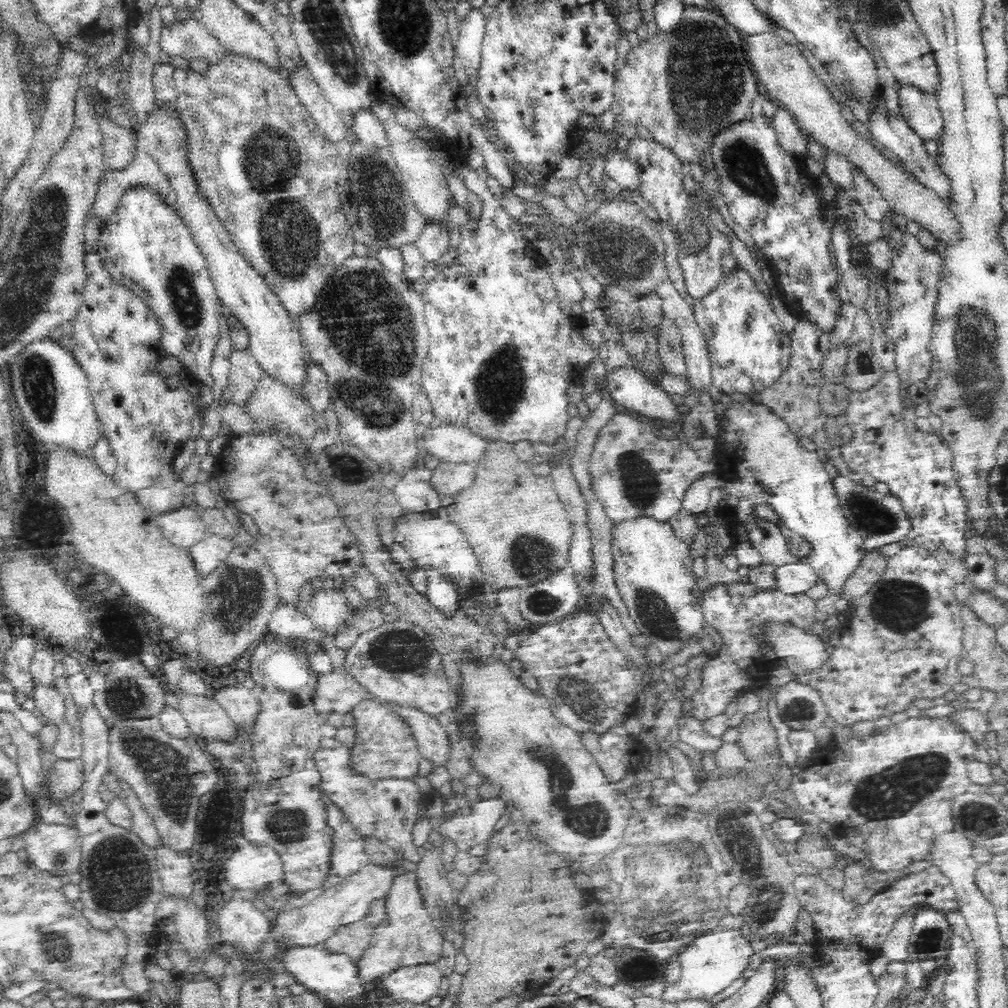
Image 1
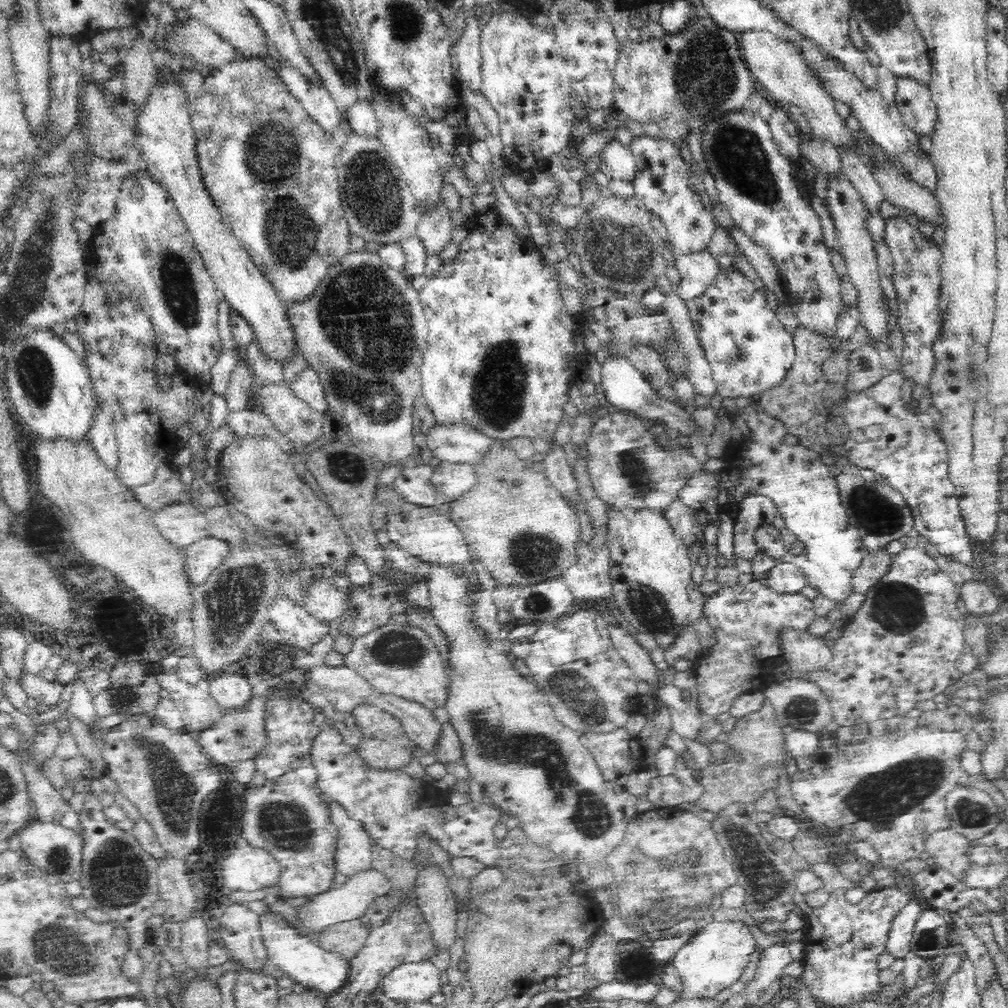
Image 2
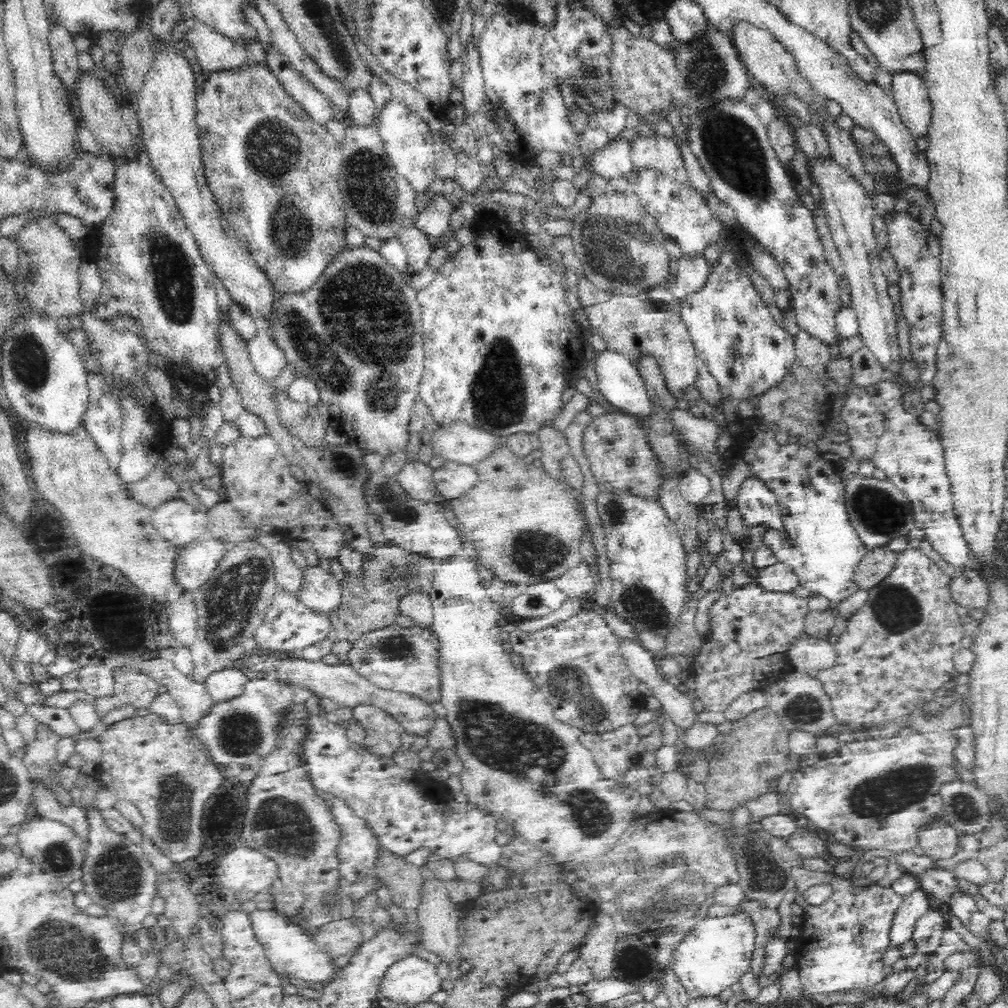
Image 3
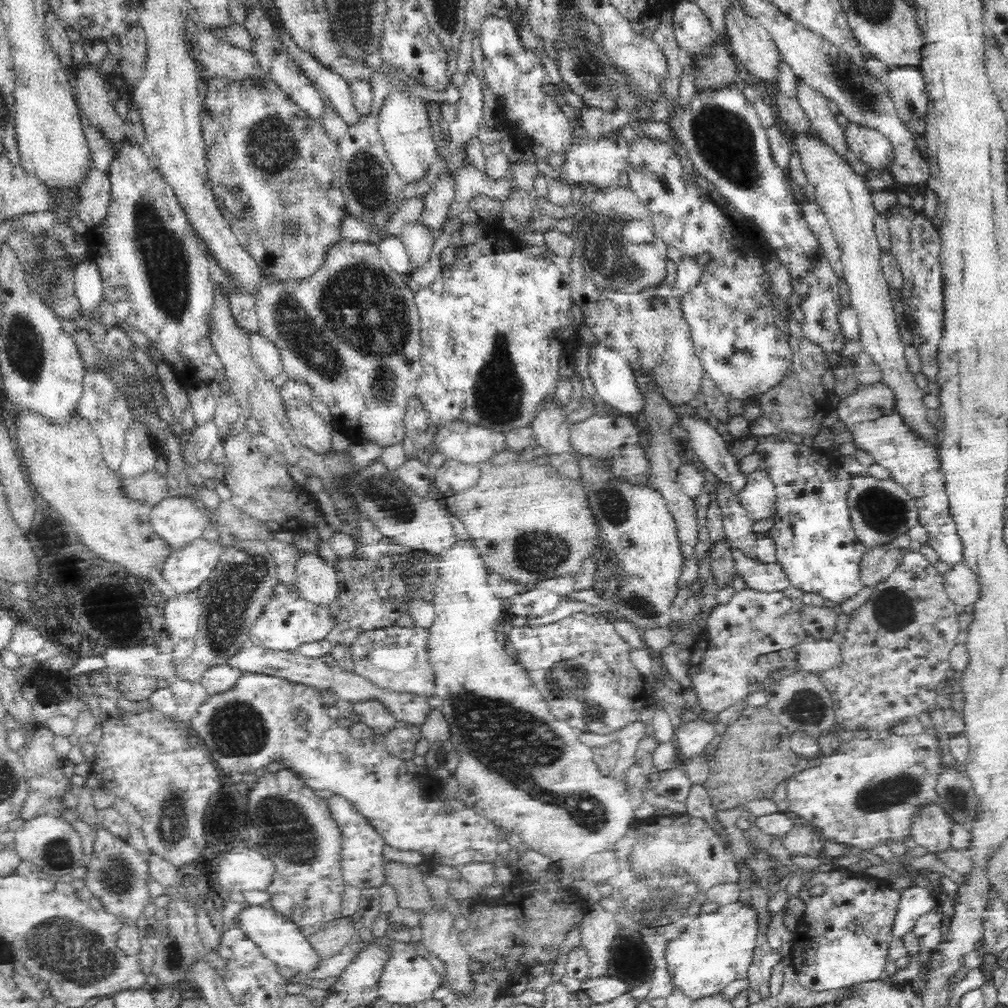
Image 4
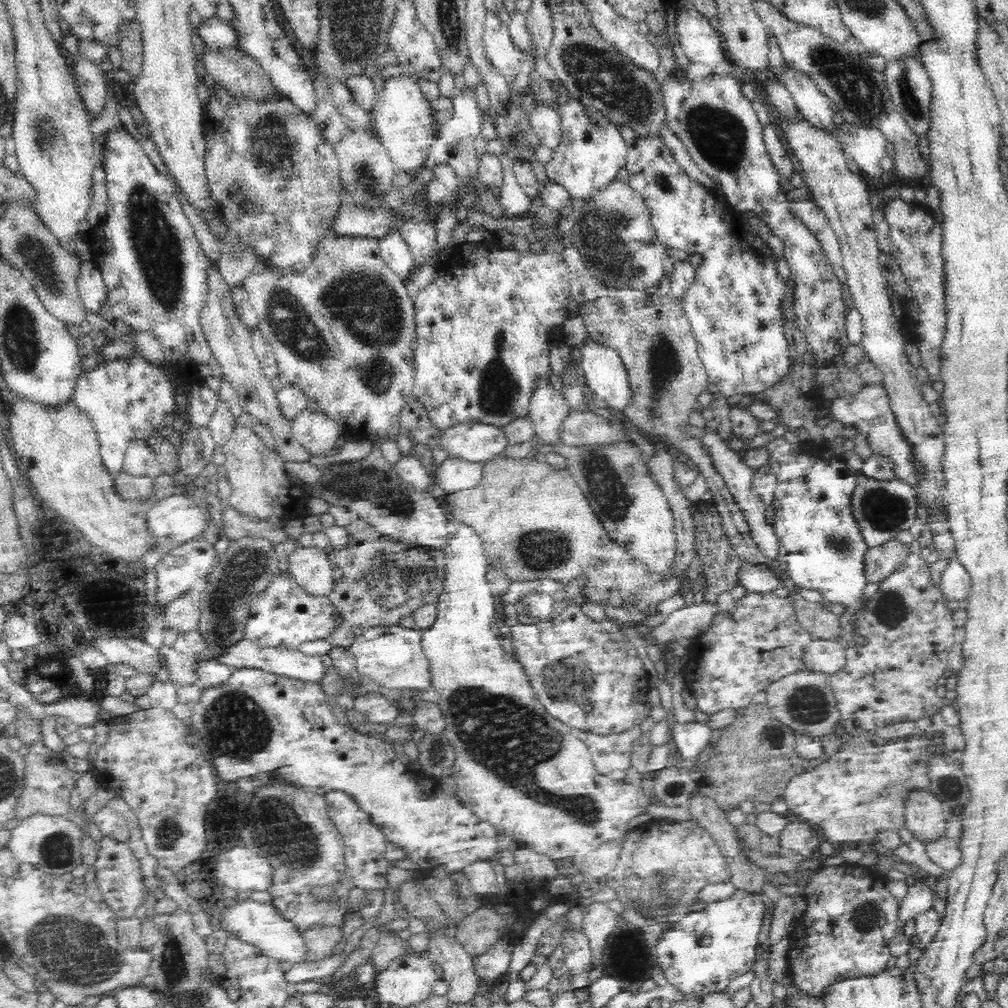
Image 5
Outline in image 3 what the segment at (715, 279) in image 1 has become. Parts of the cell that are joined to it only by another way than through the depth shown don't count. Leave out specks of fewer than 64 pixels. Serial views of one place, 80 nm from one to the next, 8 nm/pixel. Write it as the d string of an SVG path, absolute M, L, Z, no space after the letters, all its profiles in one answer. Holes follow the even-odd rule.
M704 254L682 255L677 260L678 270L675 280L665 285L673 297L683 300L690 294L696 294L708 282L713 263L704 258Z

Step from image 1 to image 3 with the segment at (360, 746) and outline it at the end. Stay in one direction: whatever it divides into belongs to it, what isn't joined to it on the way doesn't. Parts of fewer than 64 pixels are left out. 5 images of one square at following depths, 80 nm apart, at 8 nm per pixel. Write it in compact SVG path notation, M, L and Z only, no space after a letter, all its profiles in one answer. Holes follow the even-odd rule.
M358 705L353 708L353 719L366 730L361 746L377 760L392 760L400 752L405 730L391 714L376 706Z

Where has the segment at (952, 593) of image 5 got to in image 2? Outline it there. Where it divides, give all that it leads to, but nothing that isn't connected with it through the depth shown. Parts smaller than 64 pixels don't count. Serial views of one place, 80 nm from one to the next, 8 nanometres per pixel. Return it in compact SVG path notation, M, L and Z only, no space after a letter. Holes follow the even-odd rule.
M978 577L958 585L958 592L968 612L978 617L992 616L1003 607L1003 597Z

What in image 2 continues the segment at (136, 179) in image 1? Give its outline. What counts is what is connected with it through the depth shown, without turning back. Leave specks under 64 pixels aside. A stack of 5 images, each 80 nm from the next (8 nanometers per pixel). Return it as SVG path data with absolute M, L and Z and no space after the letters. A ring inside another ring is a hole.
M134 153L133 157L118 164L114 162L110 164L98 156L91 166L88 166L87 178L83 181L87 189L80 194L79 209L76 210L79 218L97 227L107 221L116 211L121 192L120 186L123 185L124 180L132 177L132 174L136 176L140 172L141 174L149 174L149 170L150 163L139 153Z

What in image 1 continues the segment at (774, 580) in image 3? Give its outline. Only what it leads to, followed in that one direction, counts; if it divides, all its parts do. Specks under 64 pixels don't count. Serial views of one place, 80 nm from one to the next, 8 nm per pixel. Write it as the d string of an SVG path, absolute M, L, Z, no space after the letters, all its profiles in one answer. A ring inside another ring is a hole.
M798 562L777 567L776 579L779 592L804 594L816 586L819 574L812 566Z

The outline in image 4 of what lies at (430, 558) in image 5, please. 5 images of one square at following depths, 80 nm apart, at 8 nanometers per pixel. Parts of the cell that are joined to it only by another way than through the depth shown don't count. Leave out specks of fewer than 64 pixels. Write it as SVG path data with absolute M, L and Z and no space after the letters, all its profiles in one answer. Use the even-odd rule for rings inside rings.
M363 516L358 528L361 536L356 562L342 563L342 559L338 558L335 566L339 594L330 606L334 627L326 635L333 645L351 646L353 640L363 632L395 626L396 621L406 613L410 600L433 601L435 594L438 557L434 558L423 551L406 550L396 542L390 542L370 517Z

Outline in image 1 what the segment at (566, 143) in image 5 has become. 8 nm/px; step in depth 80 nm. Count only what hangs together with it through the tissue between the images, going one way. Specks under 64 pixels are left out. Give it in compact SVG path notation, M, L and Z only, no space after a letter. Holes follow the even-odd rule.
M617 149L611 150L605 158L604 166L605 174L620 183L624 189L634 191L642 191L642 179L638 166L626 153Z

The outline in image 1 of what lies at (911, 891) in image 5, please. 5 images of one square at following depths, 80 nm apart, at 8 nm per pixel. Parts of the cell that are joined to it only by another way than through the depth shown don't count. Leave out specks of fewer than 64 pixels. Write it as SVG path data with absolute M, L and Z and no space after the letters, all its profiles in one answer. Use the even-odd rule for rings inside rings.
M914 910L903 913L888 933L886 942L879 948L878 954L888 962L904 962L909 958L909 942Z

